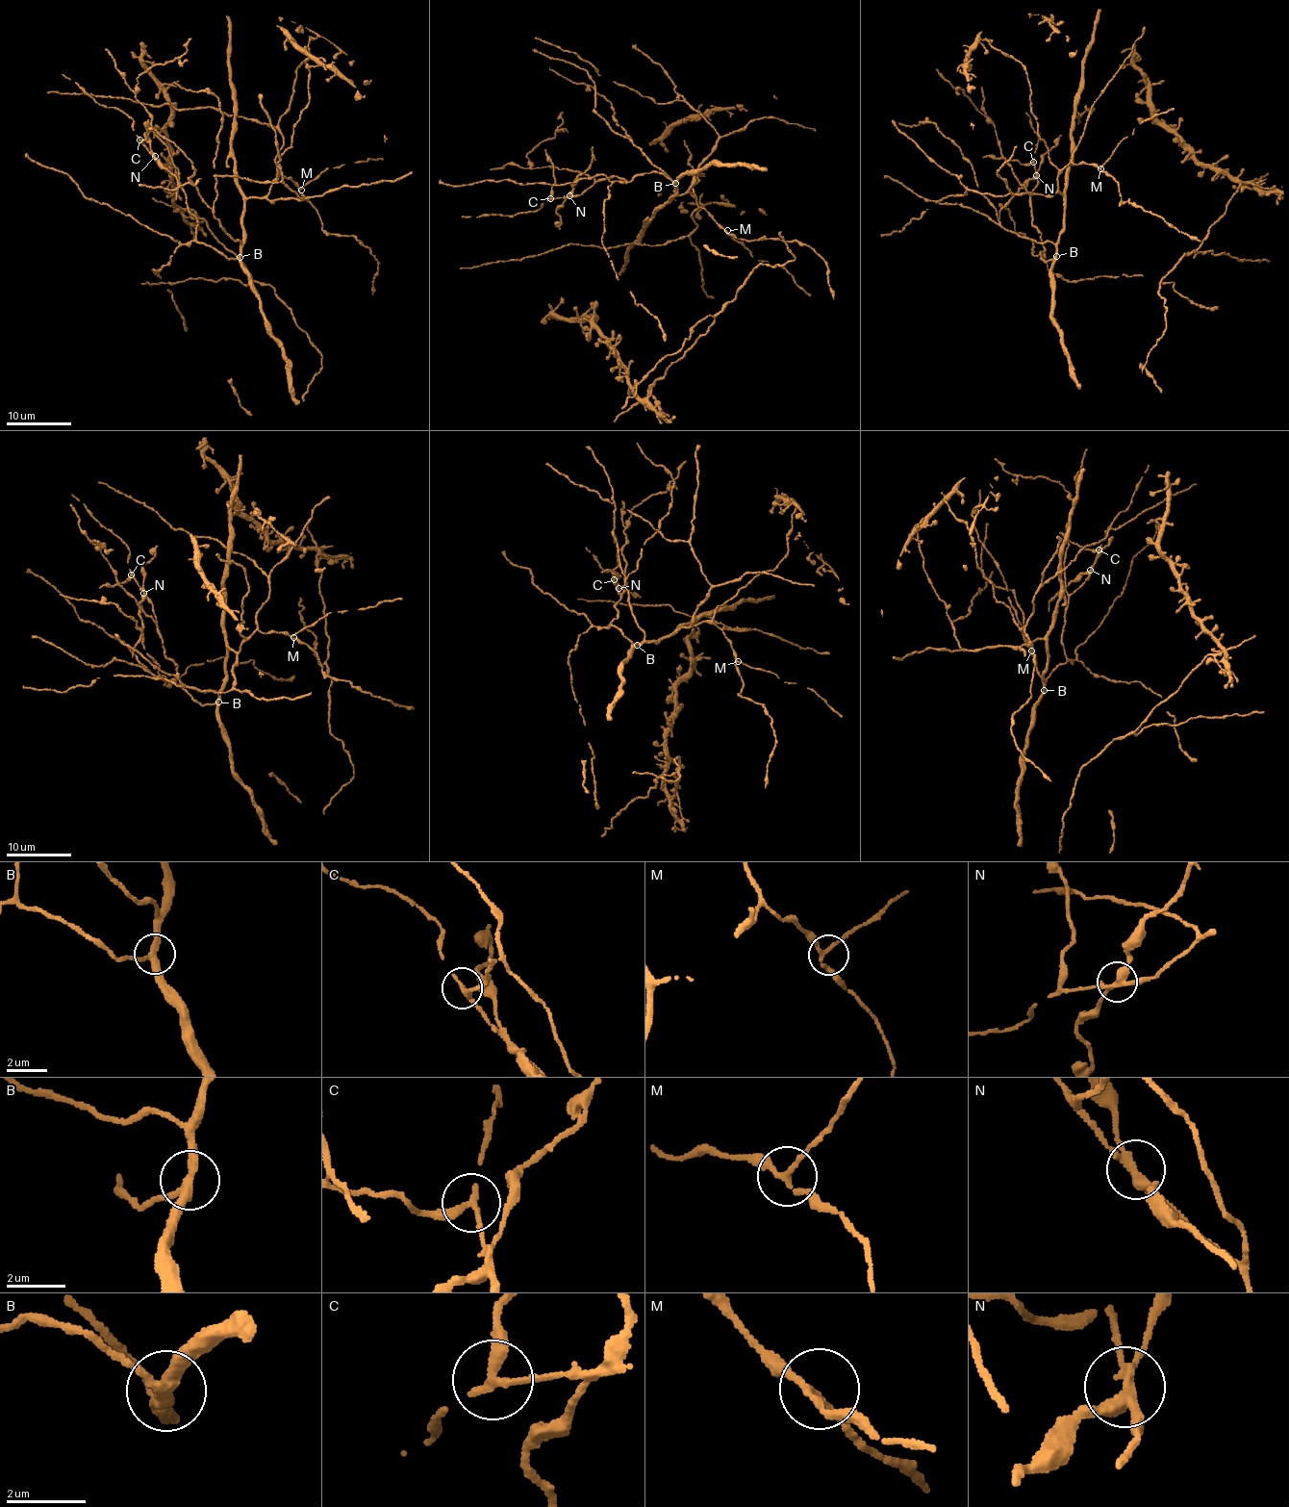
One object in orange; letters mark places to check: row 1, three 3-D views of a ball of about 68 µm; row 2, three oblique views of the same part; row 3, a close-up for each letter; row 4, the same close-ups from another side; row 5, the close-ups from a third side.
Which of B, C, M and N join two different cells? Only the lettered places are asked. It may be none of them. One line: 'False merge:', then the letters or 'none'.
False merge: C, N

